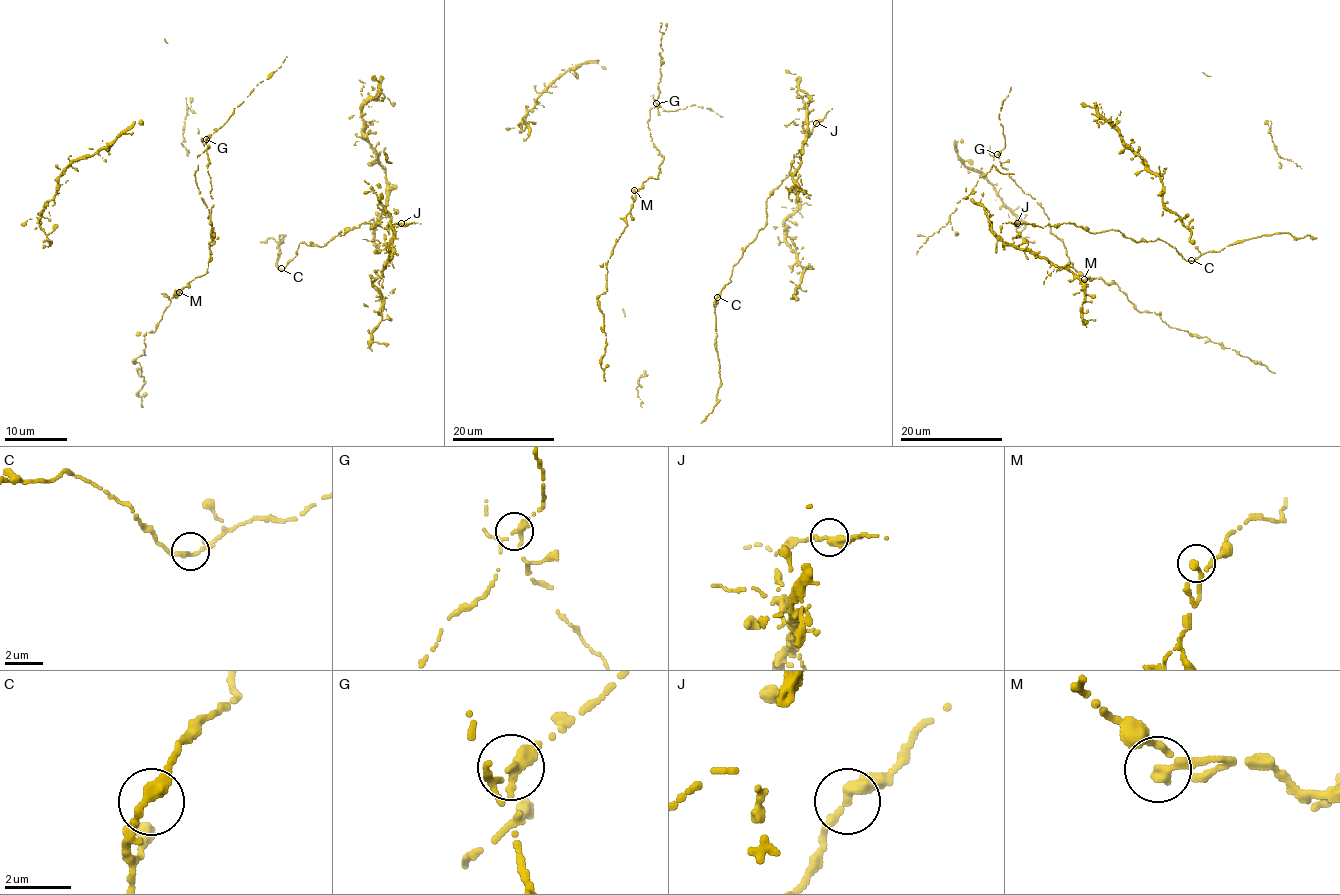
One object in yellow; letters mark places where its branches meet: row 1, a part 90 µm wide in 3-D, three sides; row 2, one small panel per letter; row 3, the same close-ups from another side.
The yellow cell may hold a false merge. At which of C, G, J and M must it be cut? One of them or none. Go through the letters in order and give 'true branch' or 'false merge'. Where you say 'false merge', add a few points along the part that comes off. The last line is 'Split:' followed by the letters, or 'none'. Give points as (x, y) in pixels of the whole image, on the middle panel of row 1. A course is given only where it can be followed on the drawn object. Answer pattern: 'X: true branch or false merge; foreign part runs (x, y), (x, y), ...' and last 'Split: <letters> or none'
C: true branch
G: false merge; foreign part runs (656, 103), (653, 99), (657, 98), (662, 63), (660, 22)
J: true branch
M: true branch
Split: G

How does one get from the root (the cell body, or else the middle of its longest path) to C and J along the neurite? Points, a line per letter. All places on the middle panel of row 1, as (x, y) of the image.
C: (803, 145), (793, 158), (789, 175), (766, 200), (766, 224), (744, 249), (717, 297)
J: (803, 145), (816, 123)

